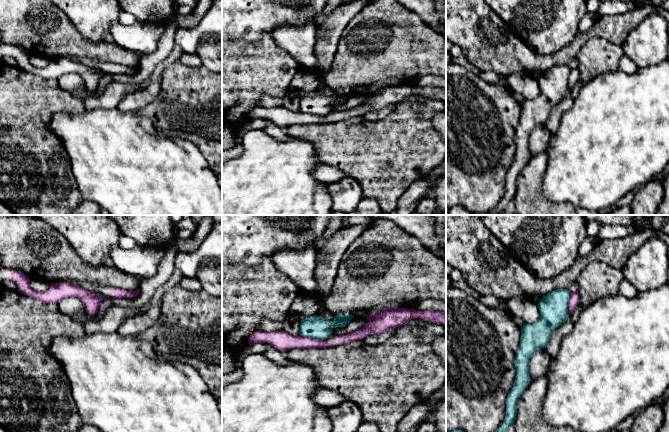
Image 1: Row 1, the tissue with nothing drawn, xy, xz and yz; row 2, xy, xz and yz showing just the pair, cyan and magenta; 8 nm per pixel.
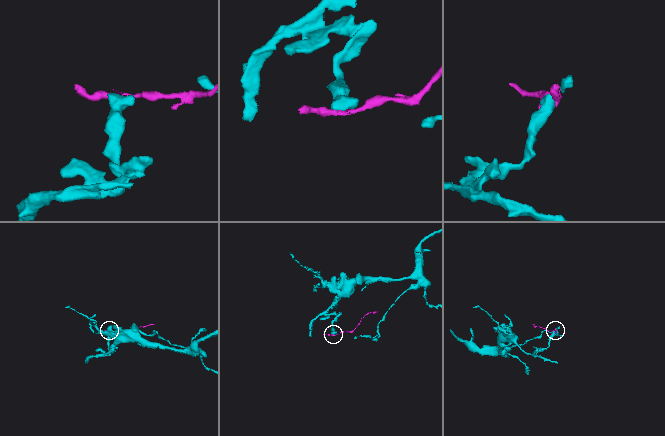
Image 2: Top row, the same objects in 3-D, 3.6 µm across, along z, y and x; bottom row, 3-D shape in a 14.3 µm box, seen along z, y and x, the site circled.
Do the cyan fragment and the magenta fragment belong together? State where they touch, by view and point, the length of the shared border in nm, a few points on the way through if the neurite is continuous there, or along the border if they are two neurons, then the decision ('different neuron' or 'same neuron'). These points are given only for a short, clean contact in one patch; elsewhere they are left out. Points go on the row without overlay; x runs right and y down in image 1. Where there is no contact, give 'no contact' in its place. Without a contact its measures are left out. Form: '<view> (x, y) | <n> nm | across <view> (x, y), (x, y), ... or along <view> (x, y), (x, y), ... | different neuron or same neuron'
xz (313, 113) | 220 nm | along xz (300, 110), (306, 113), (325, 115) | different neuron

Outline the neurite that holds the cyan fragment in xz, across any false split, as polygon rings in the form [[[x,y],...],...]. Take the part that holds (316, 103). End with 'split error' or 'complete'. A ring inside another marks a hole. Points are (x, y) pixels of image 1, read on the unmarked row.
[[[313,91],[301,96],[300,111],[314,115],[327,115],[332,111],[335,103],[345,103],[354,92],[336,91],[333,97],[326,96],[323,93]]]; complete

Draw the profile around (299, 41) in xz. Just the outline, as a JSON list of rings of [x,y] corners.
[[[312,21],[301,25],[284,24],[273,30],[271,38],[279,48],[288,52],[296,60],[301,69],[313,69],[317,65],[317,57],[314,52],[316,31],[317,23]]]

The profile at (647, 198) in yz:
[[[653,179],[635,191],[630,204],[632,215],[655,215],[664,197],[661,181]]]

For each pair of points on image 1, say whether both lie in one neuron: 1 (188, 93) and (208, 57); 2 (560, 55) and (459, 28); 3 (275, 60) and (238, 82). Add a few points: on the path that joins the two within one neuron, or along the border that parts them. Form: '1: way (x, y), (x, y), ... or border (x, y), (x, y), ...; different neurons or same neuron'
1: border (203, 65), (211, 72); different neurons
2: way (535, 60), (526, 60), (489, 48), (484, 43); same neuron
3: way (266, 69), (253, 82), (247, 82); same neuron

